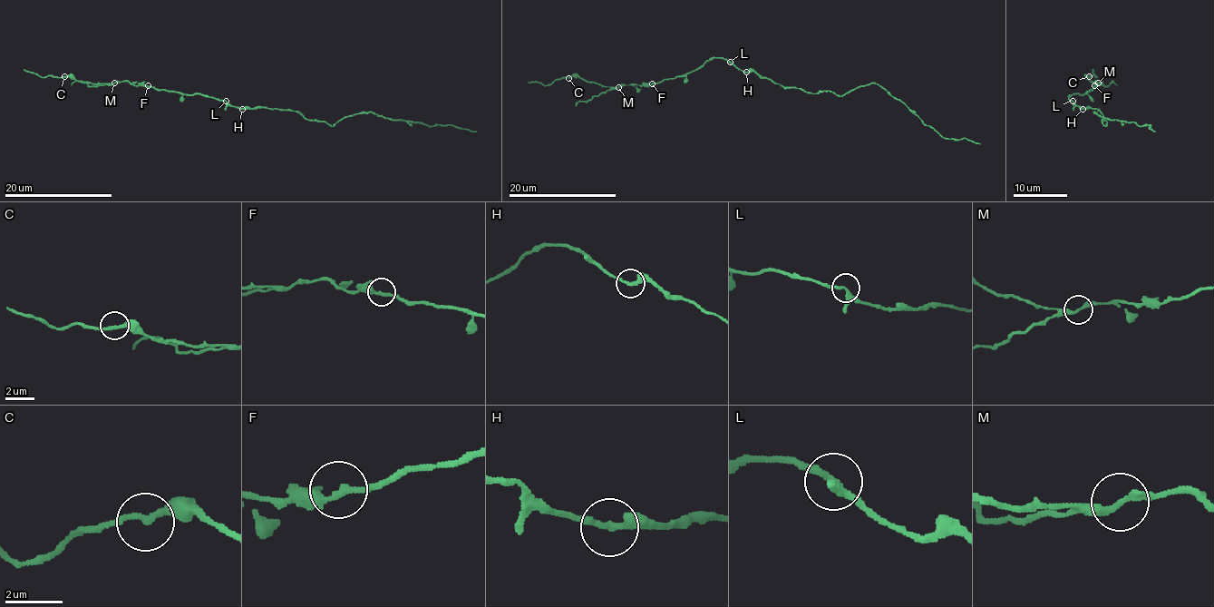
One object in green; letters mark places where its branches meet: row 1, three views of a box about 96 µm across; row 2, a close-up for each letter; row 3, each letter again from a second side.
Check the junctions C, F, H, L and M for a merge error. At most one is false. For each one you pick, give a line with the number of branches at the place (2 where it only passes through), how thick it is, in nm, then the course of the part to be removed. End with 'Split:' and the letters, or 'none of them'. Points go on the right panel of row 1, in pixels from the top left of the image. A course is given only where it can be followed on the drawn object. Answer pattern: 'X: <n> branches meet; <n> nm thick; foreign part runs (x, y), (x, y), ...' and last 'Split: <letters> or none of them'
Split: none of them

